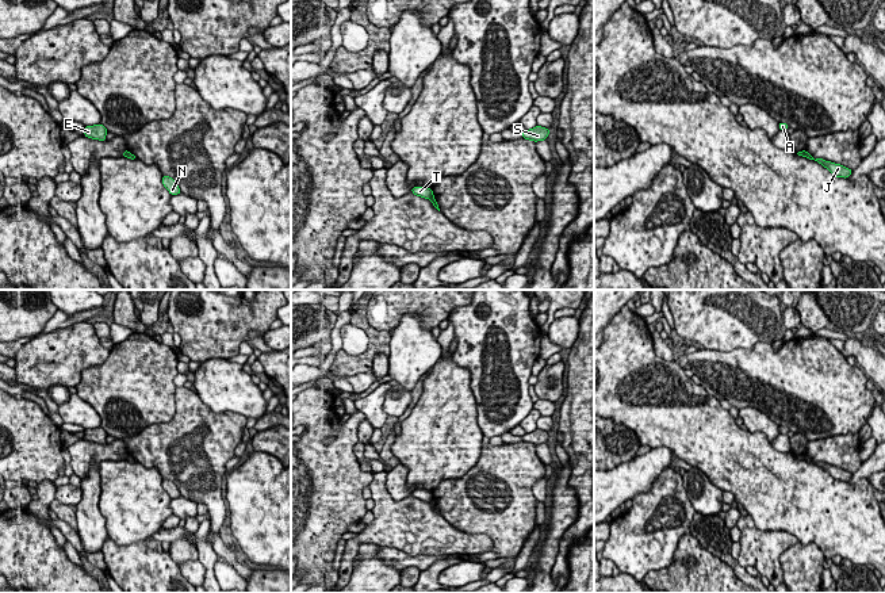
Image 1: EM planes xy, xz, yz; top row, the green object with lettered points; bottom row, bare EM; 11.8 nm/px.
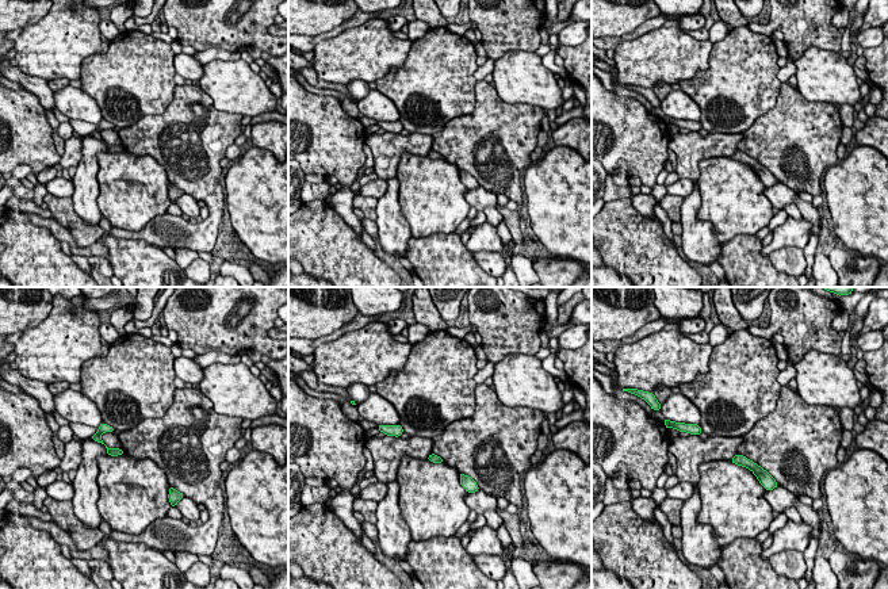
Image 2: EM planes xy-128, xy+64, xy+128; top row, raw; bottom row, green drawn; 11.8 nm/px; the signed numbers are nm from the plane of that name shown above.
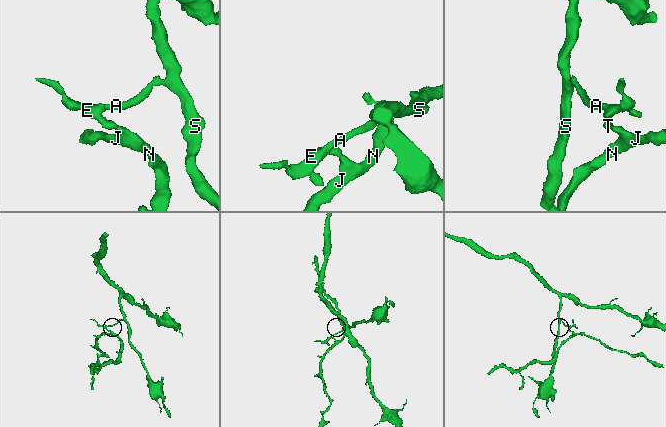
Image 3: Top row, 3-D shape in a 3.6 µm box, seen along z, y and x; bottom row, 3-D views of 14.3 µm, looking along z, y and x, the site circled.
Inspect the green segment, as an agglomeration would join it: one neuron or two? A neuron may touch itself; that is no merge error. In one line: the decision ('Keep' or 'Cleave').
Cleave

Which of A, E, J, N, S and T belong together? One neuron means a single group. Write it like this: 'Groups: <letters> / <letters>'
Groups: A E S T / J N

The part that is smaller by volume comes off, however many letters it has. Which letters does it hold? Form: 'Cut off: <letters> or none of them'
Cut off: J, N

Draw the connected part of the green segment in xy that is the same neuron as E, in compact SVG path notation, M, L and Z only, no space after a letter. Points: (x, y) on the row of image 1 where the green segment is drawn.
M101 123L84 127L84 135L92 139L107 141L106 138L107 133L108 133L107 129Z

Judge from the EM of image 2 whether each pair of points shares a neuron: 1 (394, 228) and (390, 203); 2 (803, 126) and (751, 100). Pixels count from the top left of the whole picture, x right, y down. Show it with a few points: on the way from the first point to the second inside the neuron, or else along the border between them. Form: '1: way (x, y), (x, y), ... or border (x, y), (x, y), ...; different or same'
1: way (390, 222), (390, 209); same
2: border (781, 83), (774, 104), (746, 130); different

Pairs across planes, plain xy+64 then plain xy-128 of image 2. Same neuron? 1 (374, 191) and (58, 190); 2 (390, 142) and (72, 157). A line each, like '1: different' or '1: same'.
1: same
2: same

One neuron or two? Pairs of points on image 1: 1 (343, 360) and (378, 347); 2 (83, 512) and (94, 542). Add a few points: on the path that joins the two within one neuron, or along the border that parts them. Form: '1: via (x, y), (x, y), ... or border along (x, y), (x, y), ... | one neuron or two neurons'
1: via (351, 360), (363, 360), (370, 354) | one neuron
2: via (89, 519), (92, 535) | one neuron

